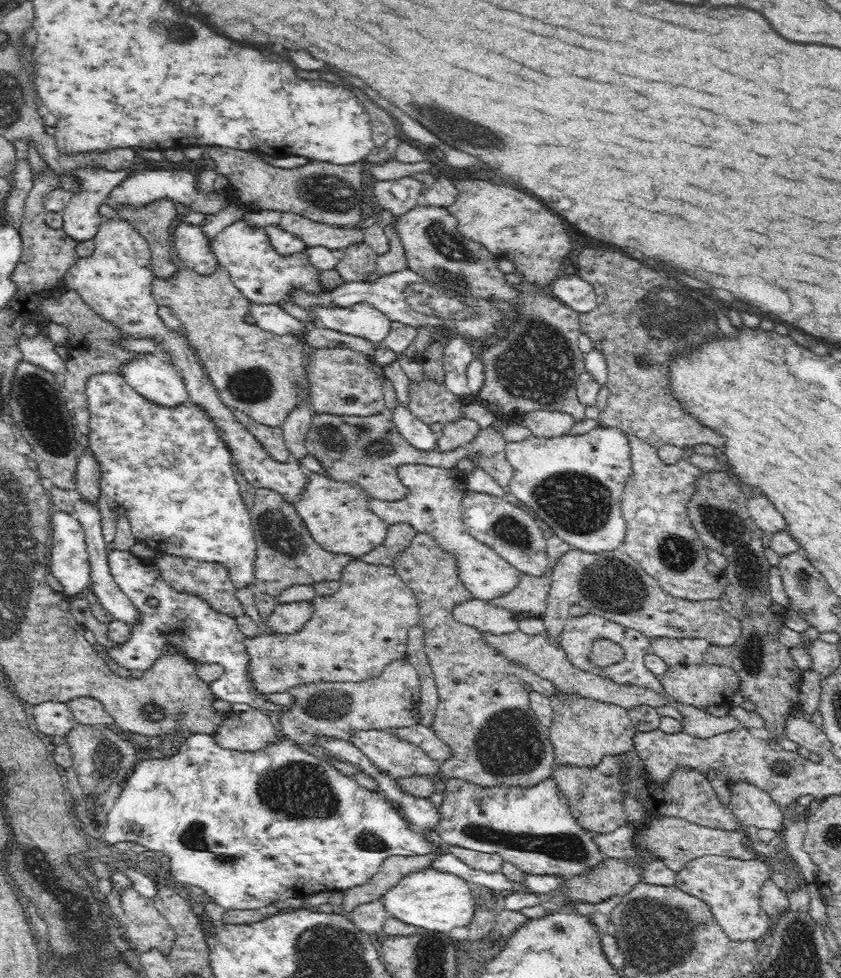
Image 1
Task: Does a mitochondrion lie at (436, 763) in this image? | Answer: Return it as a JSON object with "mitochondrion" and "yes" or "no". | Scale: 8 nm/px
{"mitochondrion":"no"}

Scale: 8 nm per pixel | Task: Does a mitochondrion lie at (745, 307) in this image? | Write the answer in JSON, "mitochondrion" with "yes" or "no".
{"mitochondrion":"no"}

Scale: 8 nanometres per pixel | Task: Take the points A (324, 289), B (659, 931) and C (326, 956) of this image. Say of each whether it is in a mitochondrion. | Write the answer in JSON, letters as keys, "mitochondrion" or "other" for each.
{"A":"other","B":"mitochondrion","C":"mitochondrion"}

